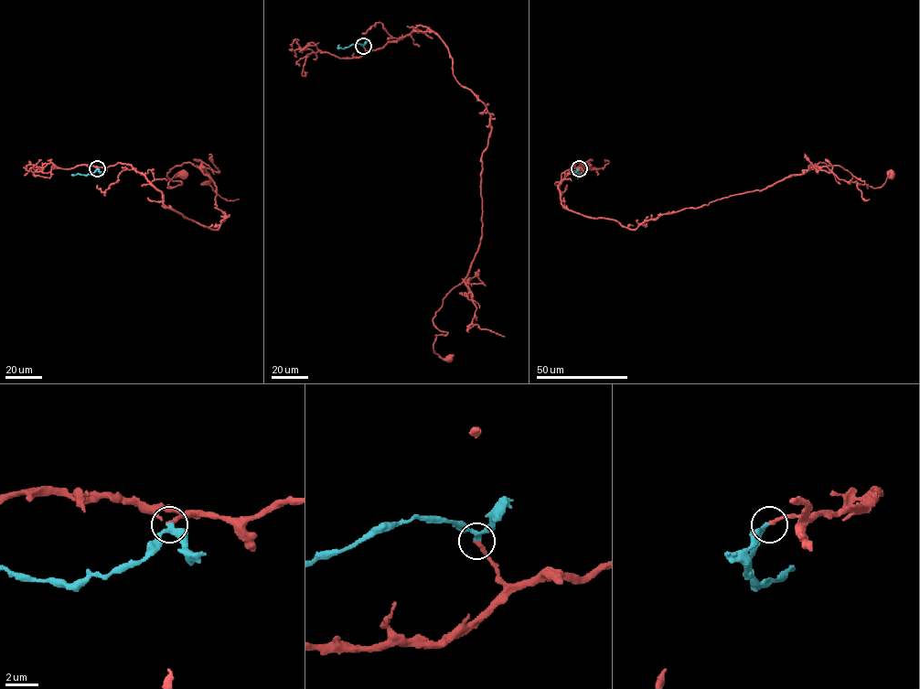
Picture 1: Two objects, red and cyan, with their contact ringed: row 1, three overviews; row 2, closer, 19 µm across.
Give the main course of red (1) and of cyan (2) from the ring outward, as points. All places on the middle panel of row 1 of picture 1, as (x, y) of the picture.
1: (363, 46), (429, 27), (490, 115), (480, 243), (433, 318), (447, 333), (433, 351), (449, 358)
2: (363, 46), (356, 43), (339, 48), (339, 44)

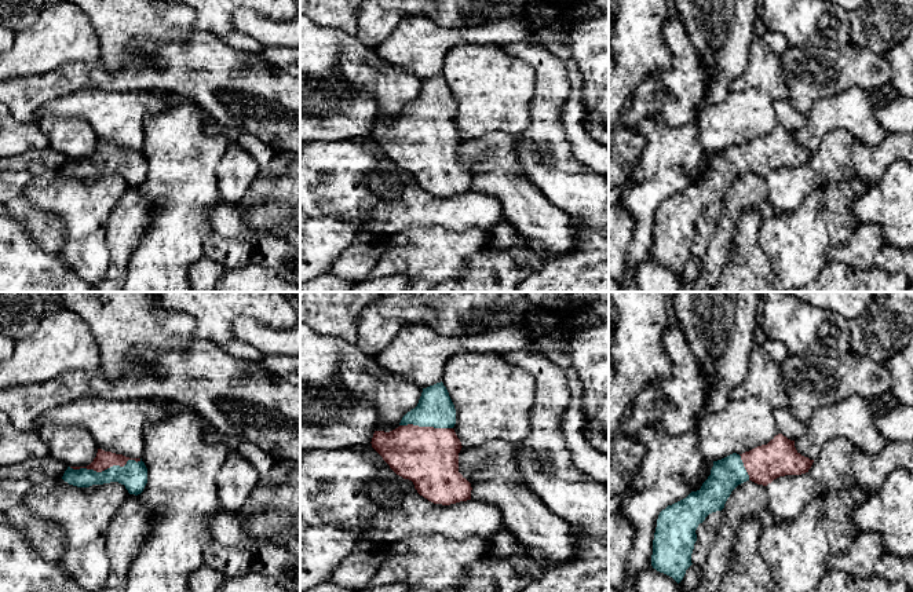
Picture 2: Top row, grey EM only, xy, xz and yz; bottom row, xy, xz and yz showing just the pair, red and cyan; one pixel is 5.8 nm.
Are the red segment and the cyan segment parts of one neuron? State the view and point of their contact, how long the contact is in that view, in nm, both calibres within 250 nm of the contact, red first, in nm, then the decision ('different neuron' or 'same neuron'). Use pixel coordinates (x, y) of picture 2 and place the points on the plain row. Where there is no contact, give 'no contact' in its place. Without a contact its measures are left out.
meets red in xy at (105, 160); contact 420 nm long; 110 nm thick on the red side, 160 nm on the other; same neuron

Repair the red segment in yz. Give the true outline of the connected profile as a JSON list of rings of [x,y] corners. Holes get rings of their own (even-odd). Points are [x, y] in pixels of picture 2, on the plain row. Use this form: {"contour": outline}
{"contour": [[[782,125],[775,127],[767,136],[713,153],[711,167],[700,182],[660,204],[653,231],[653,260],[679,275],[693,256],[698,216],[709,205],[722,202],[738,176],[752,172],[767,178],[779,168],[808,164],[812,154],[814,151],[796,142],[795,132]]]}

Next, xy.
{"contour": [[[98,140],[90,157],[67,158],[62,171],[77,179],[118,173],[129,186],[138,187],[147,175],[147,160],[142,150],[129,150]]]}

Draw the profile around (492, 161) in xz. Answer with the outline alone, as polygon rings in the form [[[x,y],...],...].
[[[496,131],[476,139],[461,139],[459,164],[471,175],[471,191],[497,198],[501,202],[504,220],[512,224],[523,237],[537,241],[548,252],[548,260],[563,256],[576,248],[580,233],[573,230],[570,218],[554,207],[527,180],[519,162],[514,135]]]

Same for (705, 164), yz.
[[[705,153],[704,160],[698,169],[691,175],[691,183],[697,183],[701,180],[702,175],[708,171],[711,167],[711,161],[713,158],[713,153]]]

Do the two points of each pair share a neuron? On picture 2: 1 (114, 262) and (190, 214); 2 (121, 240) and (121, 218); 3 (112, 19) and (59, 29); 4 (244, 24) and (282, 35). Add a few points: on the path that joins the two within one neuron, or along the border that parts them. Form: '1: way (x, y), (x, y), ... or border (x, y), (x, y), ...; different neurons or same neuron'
1: border (148, 218), (149, 227), (128, 260), (126, 277); different neurons
2: way (121, 234), (121, 223); same neuron
3: border (86, 14), (97, 33), (99, 55); different neurons
4: way (254, 24), (273, 33); same neuron

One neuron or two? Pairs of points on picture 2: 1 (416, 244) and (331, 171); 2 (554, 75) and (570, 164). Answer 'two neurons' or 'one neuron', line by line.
1: two neurons
2: one neuron

